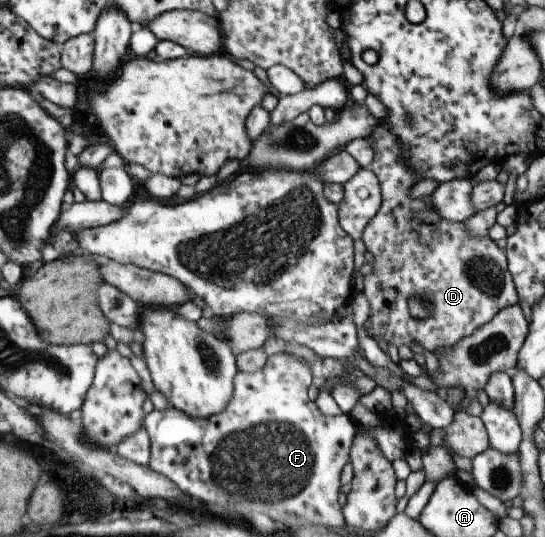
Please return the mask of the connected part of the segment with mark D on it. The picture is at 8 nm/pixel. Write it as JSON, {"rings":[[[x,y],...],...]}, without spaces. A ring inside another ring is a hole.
{"rings":[[[381,121],[371,133],[371,146],[374,157],[371,170],[381,182],[382,200],[377,216],[369,222],[363,232],[363,244],[373,254],[373,272],[363,276],[362,293],[371,307],[371,314],[364,323],[365,332],[375,340],[385,340],[393,346],[421,346],[437,356],[443,356],[463,338],[471,336],[475,330],[487,324],[502,308],[517,304],[519,296],[509,269],[507,256],[491,237],[471,236],[465,226],[458,222],[443,220],[431,204],[431,198],[425,195],[419,198],[411,196],[411,188],[417,183],[417,176],[409,172],[409,166],[403,158],[403,144],[397,140],[389,124]],[[409,298],[431,300],[429,318],[417,320],[409,316]]]}

